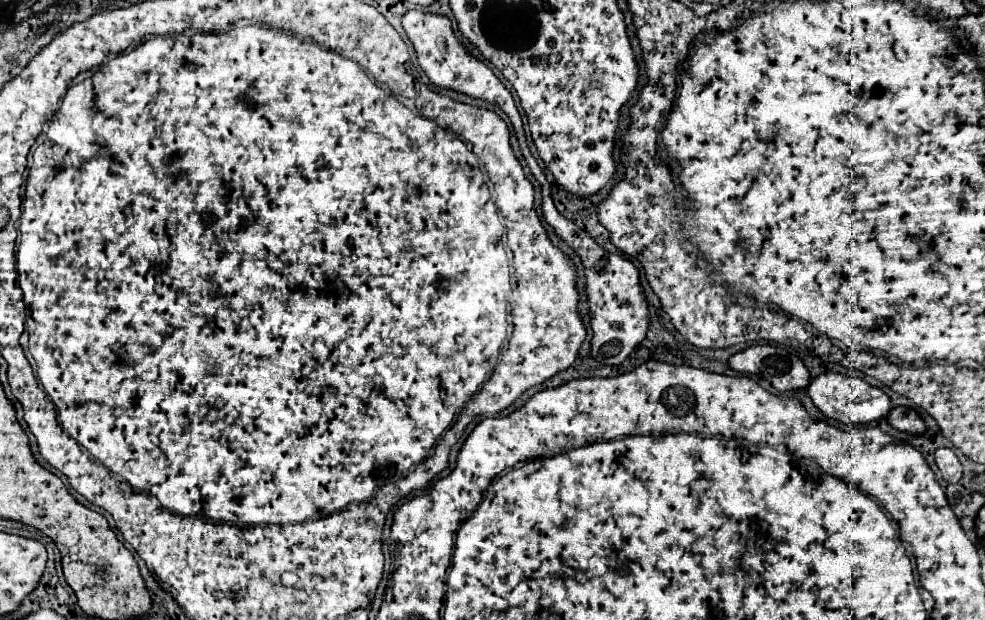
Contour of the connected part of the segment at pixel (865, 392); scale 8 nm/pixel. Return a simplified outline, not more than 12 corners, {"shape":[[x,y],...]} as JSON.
{"shape":[[824,372],[808,386],[820,412],[864,424],[890,410],[890,398],[862,378]]}

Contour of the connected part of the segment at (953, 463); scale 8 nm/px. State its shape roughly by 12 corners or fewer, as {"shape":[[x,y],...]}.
{"shape":[[950,448],[934,452],[946,482],[962,478],[962,464]]}

